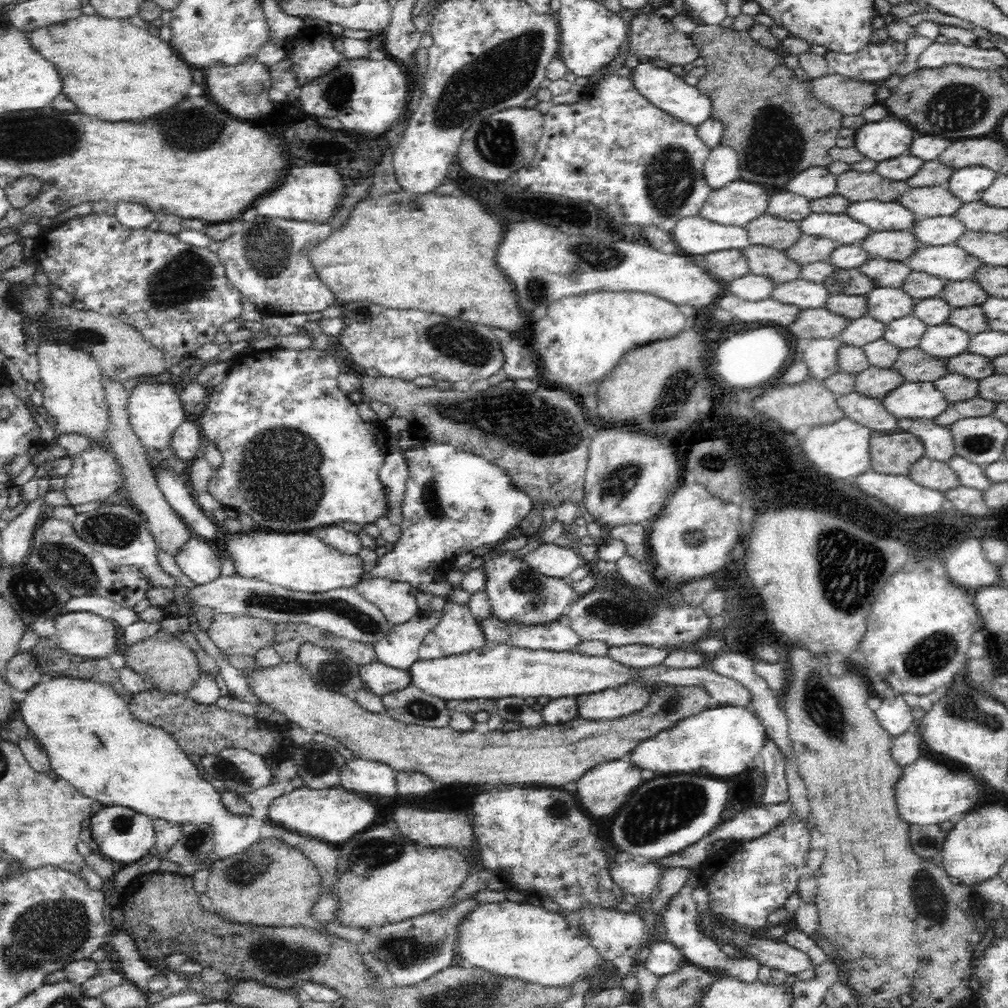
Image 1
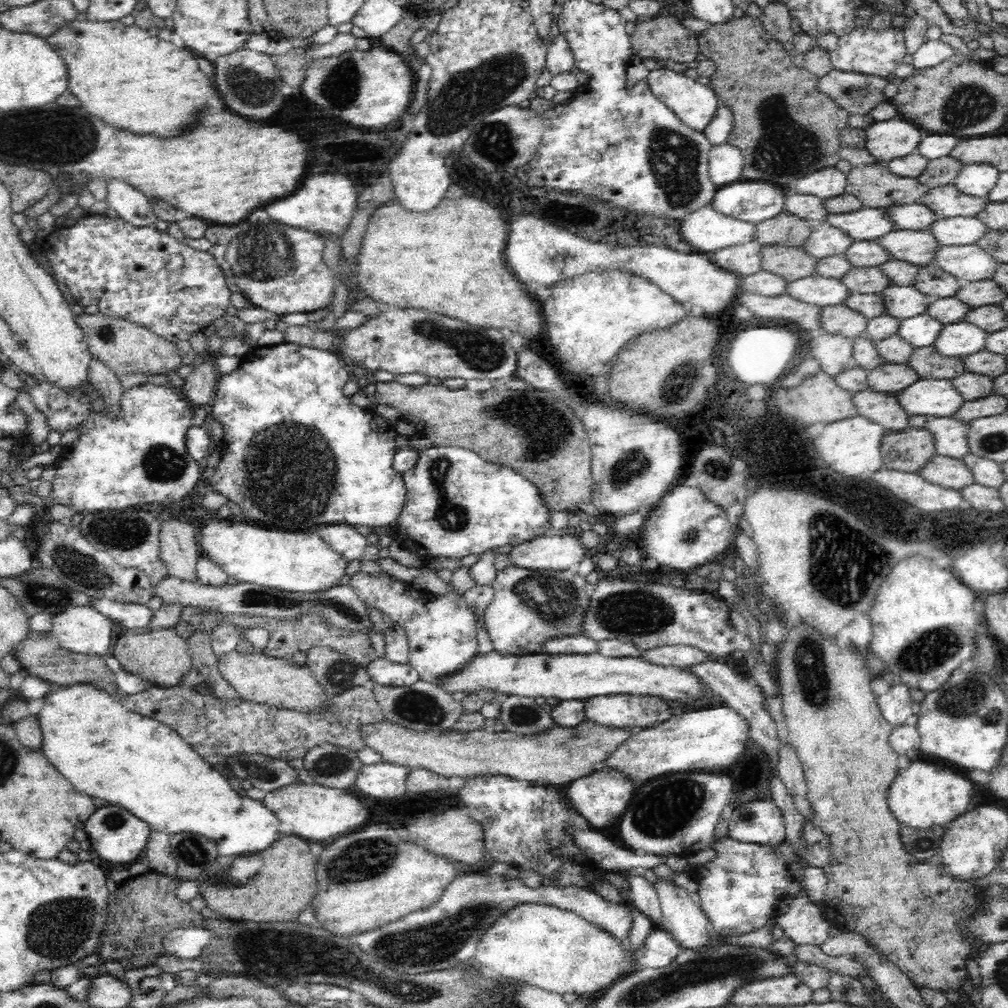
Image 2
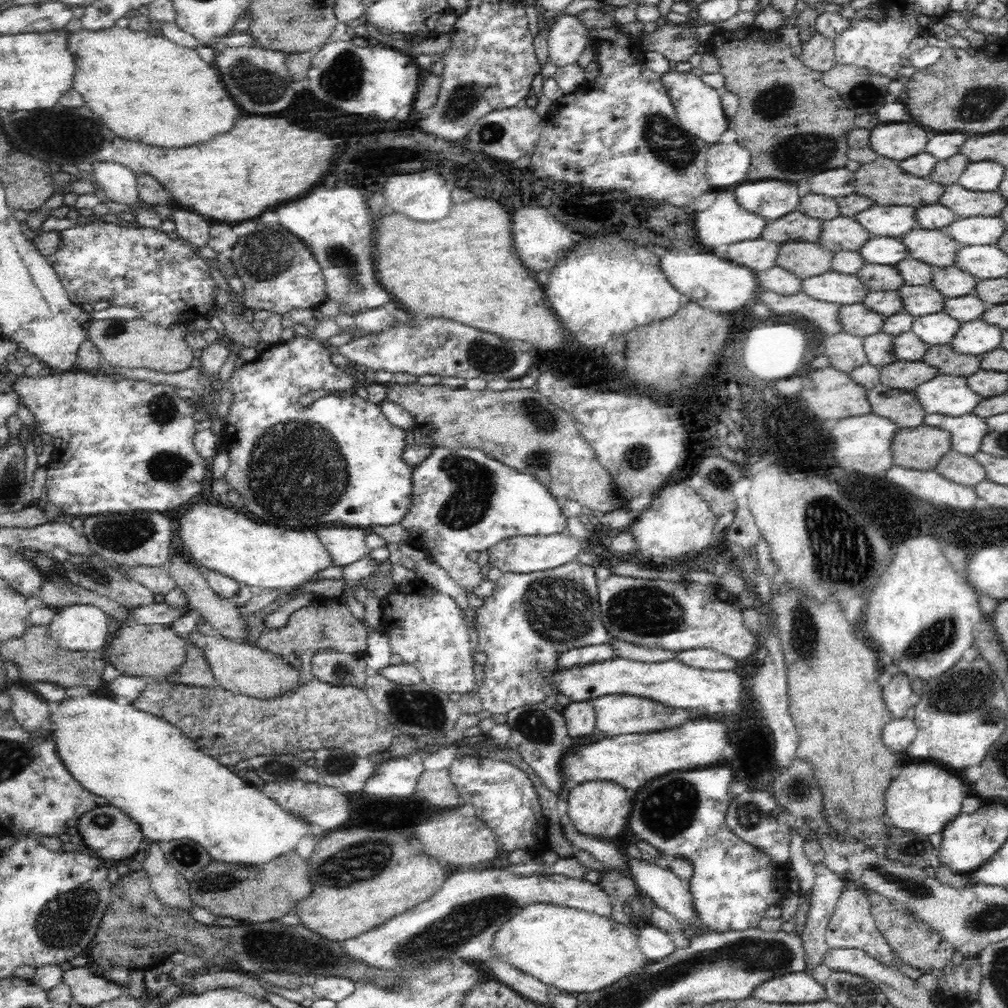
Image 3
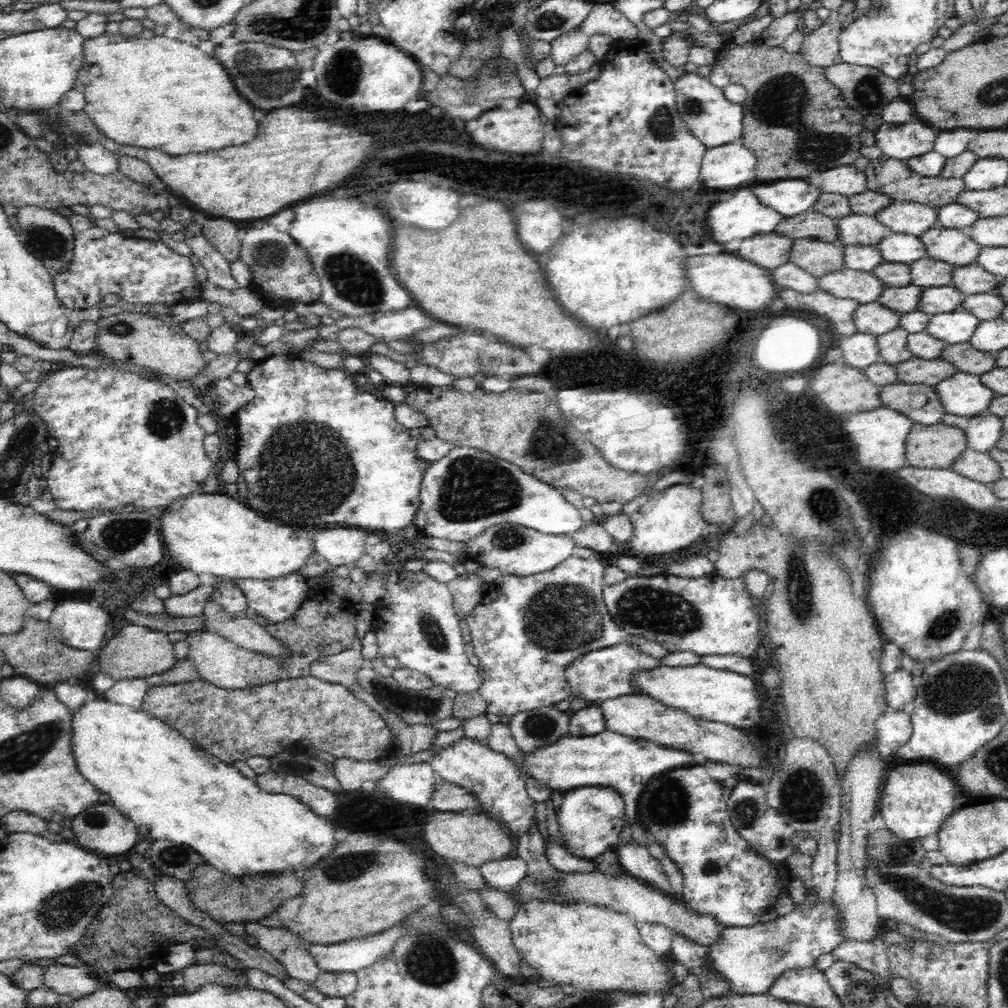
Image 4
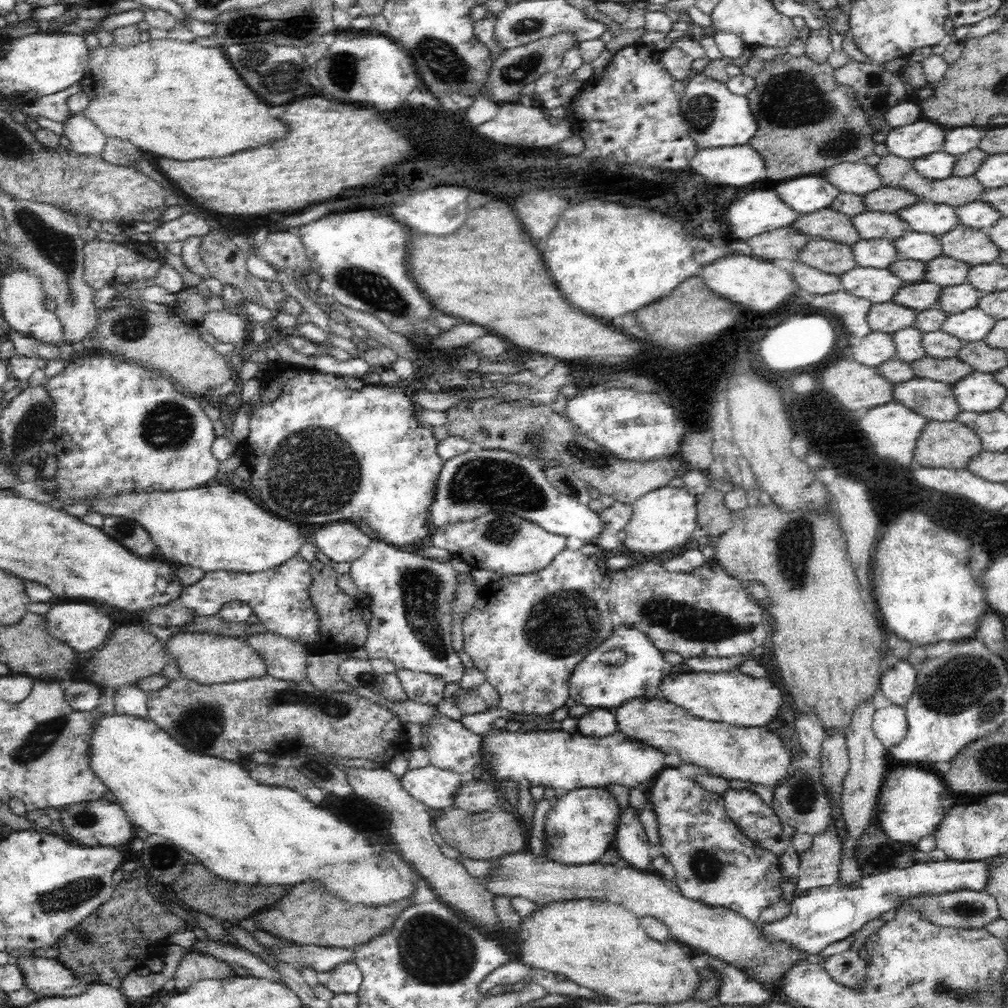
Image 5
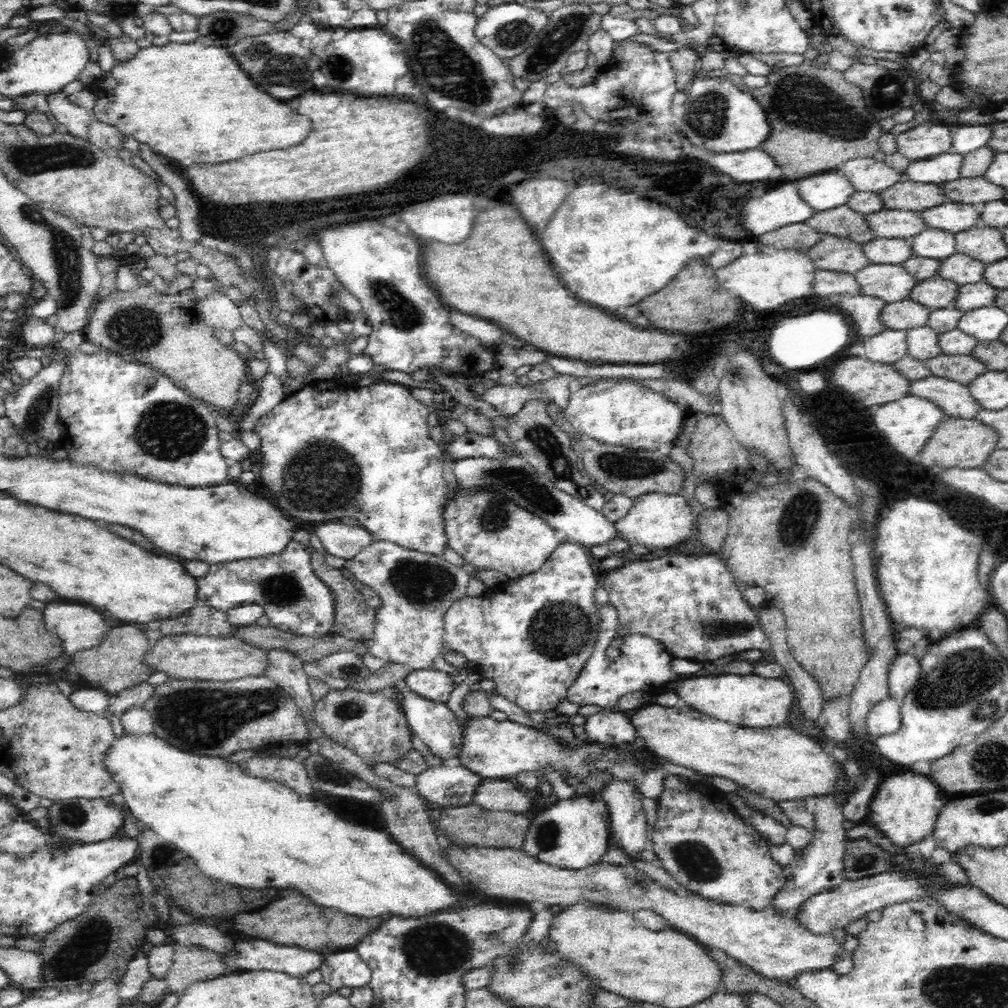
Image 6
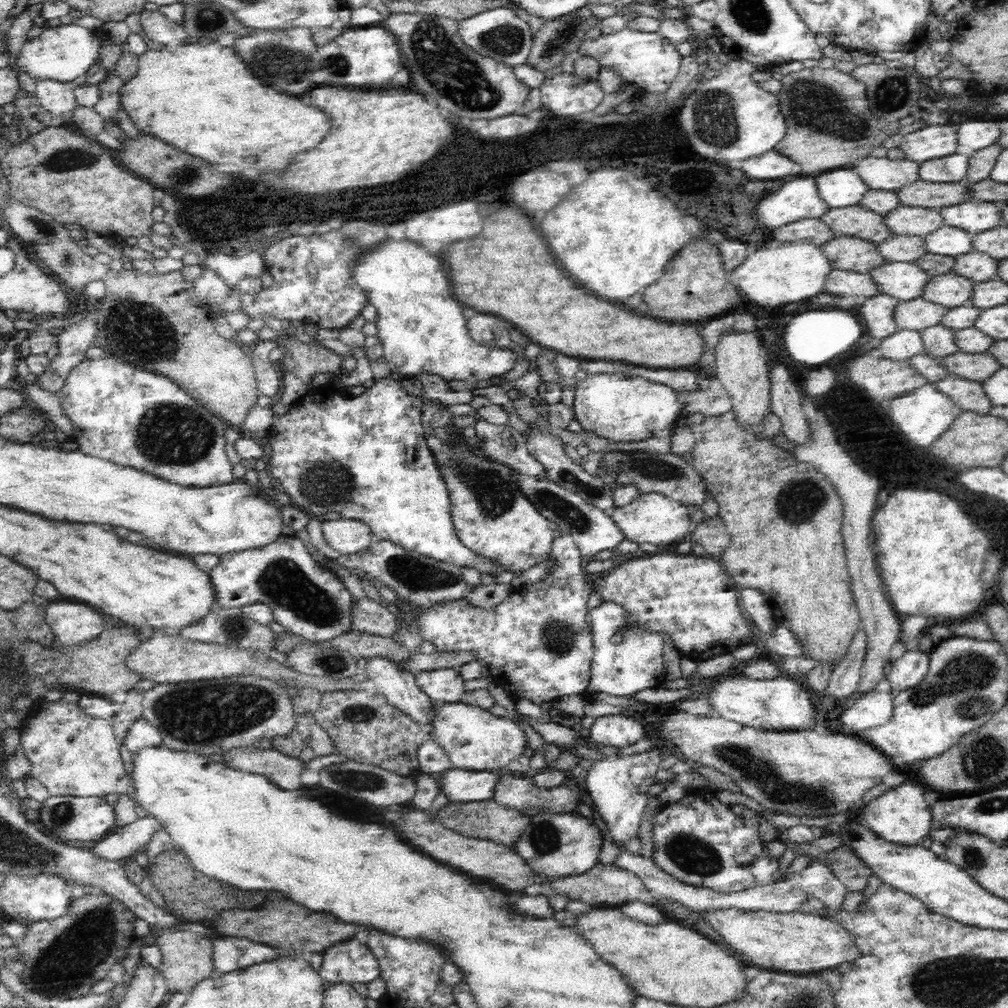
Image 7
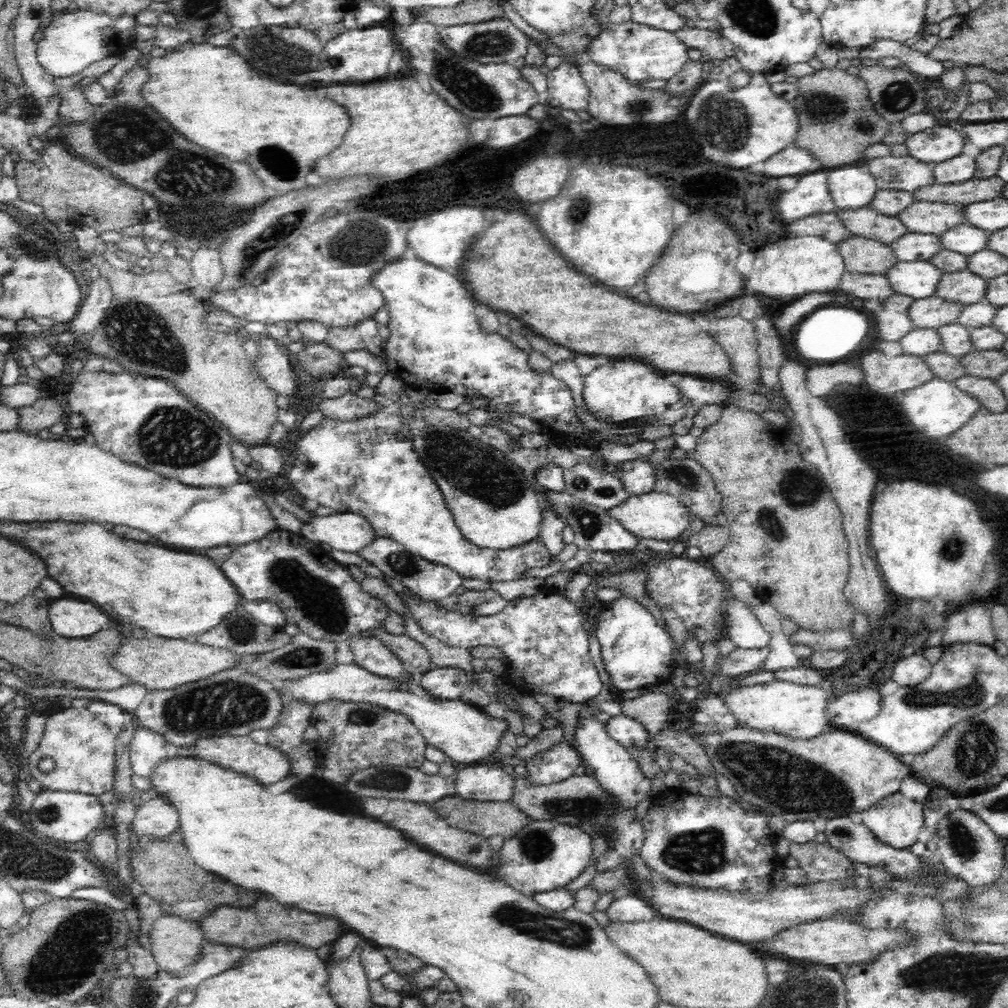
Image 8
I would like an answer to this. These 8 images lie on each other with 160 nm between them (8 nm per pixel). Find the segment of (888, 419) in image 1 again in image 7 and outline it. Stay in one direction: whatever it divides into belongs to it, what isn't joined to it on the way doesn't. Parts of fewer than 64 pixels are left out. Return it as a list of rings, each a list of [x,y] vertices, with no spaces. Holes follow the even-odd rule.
[[[952,374],[935,383],[965,411],[974,411],[987,415],[993,409],[992,400],[986,396],[981,382],[963,379]]]

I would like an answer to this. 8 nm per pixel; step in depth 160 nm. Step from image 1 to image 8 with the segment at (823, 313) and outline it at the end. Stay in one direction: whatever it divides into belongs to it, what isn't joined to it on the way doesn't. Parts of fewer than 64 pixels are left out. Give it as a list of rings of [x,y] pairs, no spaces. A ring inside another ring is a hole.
[[[938,295],[914,299],[910,304],[910,320],[915,328],[938,329],[957,322],[965,304],[962,301],[946,300]]]

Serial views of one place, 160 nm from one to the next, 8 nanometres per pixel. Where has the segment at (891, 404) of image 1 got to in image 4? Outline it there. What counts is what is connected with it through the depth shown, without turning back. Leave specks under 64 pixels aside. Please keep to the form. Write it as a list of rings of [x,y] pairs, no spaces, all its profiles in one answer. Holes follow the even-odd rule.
[[[960,370],[935,386],[946,412],[956,416],[978,416],[997,395],[982,383],[981,375]]]

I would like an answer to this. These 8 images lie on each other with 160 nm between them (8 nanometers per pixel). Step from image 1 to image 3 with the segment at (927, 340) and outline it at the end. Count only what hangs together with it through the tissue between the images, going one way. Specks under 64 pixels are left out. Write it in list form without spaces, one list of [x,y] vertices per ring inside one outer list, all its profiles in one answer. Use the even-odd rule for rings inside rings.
[[[984,319],[971,320],[962,324],[950,345],[962,354],[983,355],[1000,349],[1002,334],[1002,328],[996,324],[990,324]]]

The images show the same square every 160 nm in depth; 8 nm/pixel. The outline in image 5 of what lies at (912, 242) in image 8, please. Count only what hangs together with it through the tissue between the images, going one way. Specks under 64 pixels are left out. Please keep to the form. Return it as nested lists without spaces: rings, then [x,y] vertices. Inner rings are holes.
[[[862,239],[852,248],[856,263],[864,268],[889,268],[900,258],[896,243],[888,239]]]

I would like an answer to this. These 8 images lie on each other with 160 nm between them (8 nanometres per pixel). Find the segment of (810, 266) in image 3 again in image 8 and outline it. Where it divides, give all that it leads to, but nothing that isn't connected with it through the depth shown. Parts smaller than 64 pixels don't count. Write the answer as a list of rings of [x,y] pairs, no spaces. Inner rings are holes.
[[[852,235],[837,245],[850,273],[886,275],[890,268],[901,261],[890,245],[877,240]]]

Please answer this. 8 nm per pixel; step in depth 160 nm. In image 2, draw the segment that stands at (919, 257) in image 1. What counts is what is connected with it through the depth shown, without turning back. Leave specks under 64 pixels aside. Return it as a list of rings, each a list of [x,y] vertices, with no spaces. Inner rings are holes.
[[[978,244],[966,246],[941,245],[936,266],[947,270],[964,282],[992,279],[1000,263]]]

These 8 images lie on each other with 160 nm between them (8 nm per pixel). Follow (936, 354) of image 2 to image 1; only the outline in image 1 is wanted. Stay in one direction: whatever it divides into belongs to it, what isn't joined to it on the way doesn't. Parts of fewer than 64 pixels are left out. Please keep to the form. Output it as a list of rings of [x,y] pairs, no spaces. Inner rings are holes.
[[[919,346],[901,350],[898,360],[891,366],[900,371],[908,382],[935,382],[948,374],[948,363],[942,357],[925,353]]]

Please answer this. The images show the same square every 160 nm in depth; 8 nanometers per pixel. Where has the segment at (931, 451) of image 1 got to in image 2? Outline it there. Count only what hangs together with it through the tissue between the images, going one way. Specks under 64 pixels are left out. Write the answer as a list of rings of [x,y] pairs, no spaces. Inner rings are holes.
[[[926,416],[924,428],[930,430],[936,439],[936,453],[962,459],[970,453],[968,445],[969,421],[954,417]]]

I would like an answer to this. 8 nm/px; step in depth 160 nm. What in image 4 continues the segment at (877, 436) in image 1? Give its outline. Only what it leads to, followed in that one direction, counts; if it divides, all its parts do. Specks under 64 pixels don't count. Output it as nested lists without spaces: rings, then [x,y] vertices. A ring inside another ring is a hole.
[[[914,423],[906,438],[906,460],[918,468],[952,469],[968,449],[966,432],[950,424]]]

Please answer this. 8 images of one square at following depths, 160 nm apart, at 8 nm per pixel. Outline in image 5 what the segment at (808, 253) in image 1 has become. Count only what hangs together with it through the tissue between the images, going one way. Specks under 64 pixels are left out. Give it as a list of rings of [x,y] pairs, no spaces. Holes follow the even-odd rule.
[[[872,210],[852,217],[856,229],[864,240],[883,238],[894,241],[910,232],[910,226],[896,213],[873,212]]]

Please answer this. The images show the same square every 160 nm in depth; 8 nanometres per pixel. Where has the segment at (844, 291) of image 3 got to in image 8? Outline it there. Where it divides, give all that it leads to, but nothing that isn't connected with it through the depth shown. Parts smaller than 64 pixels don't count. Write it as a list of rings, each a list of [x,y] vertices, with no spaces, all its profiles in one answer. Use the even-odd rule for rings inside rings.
[[[915,260],[914,262],[898,262],[894,268],[890,268],[886,276],[894,291],[919,299],[936,295],[943,274],[943,270],[932,261]]]

